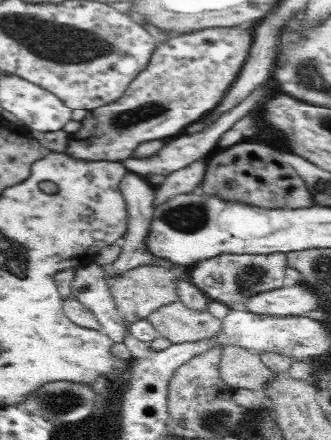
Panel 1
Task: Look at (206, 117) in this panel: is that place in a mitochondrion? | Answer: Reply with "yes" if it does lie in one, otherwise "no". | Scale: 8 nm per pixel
no

